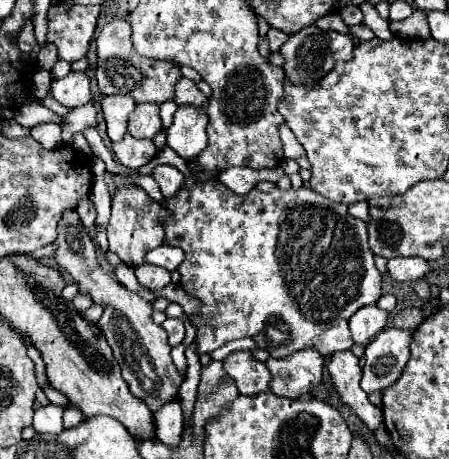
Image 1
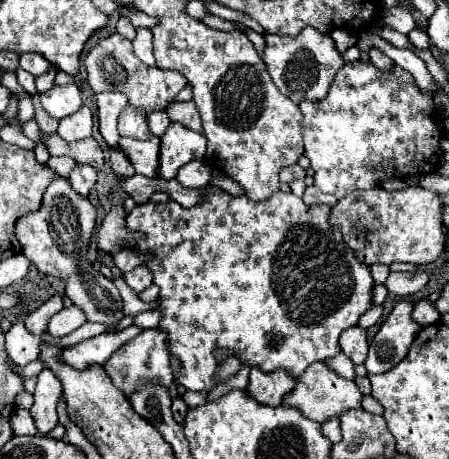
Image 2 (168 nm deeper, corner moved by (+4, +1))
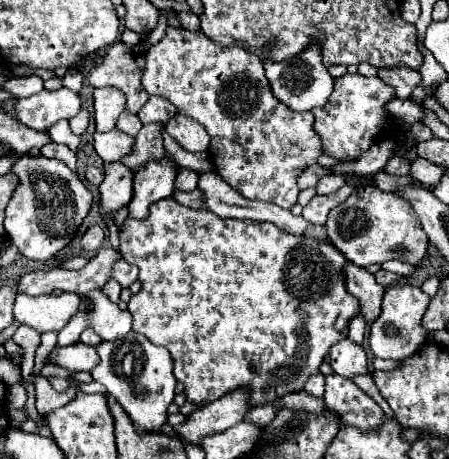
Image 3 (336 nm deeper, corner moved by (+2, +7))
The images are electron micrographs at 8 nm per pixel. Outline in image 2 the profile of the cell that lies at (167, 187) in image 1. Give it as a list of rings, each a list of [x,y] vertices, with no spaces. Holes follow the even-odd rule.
[[[120,138],[118,146],[132,158],[132,164],[138,174],[156,178],[160,174],[160,138],[148,138],[138,142],[134,138]]]

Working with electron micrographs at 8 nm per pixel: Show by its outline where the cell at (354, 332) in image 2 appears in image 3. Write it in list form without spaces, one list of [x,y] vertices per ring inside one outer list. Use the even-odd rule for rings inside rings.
[[[340,340],[330,350],[330,366],[336,374],[344,378],[354,378],[358,374],[366,374],[366,352],[354,344],[352,340]]]

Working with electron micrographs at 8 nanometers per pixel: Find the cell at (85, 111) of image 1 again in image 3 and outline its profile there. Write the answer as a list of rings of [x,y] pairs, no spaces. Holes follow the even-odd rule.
[[[80,110],[74,118],[70,118],[70,130],[74,134],[82,134],[86,130],[86,126],[88,126],[88,118],[90,118],[88,110]]]

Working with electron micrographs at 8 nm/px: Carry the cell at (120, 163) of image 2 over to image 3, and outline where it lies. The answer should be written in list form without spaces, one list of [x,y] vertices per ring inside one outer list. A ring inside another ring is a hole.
[[[116,162],[106,164],[106,178],[98,188],[100,216],[104,216],[104,214],[112,216],[116,210],[128,206],[130,196],[132,196],[132,178],[134,176],[130,176],[130,172],[126,172],[126,168],[122,168],[122,164],[116,164]]]

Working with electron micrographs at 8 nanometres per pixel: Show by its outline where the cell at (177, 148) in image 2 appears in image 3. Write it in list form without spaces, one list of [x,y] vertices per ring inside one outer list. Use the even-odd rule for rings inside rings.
[[[166,154],[166,164],[148,164],[142,172],[136,172],[134,196],[128,204],[128,218],[146,220],[148,206],[152,202],[172,196],[176,174],[178,174],[178,166],[168,154]]]

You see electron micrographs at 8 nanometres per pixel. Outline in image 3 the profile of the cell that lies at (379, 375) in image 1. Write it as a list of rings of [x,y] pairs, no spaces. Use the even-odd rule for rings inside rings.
[[[394,284],[386,288],[382,298],[382,314],[370,328],[370,348],[376,358],[404,360],[422,348],[426,340],[426,330],[420,326],[420,322],[428,308],[428,302],[430,296],[412,284]]]

